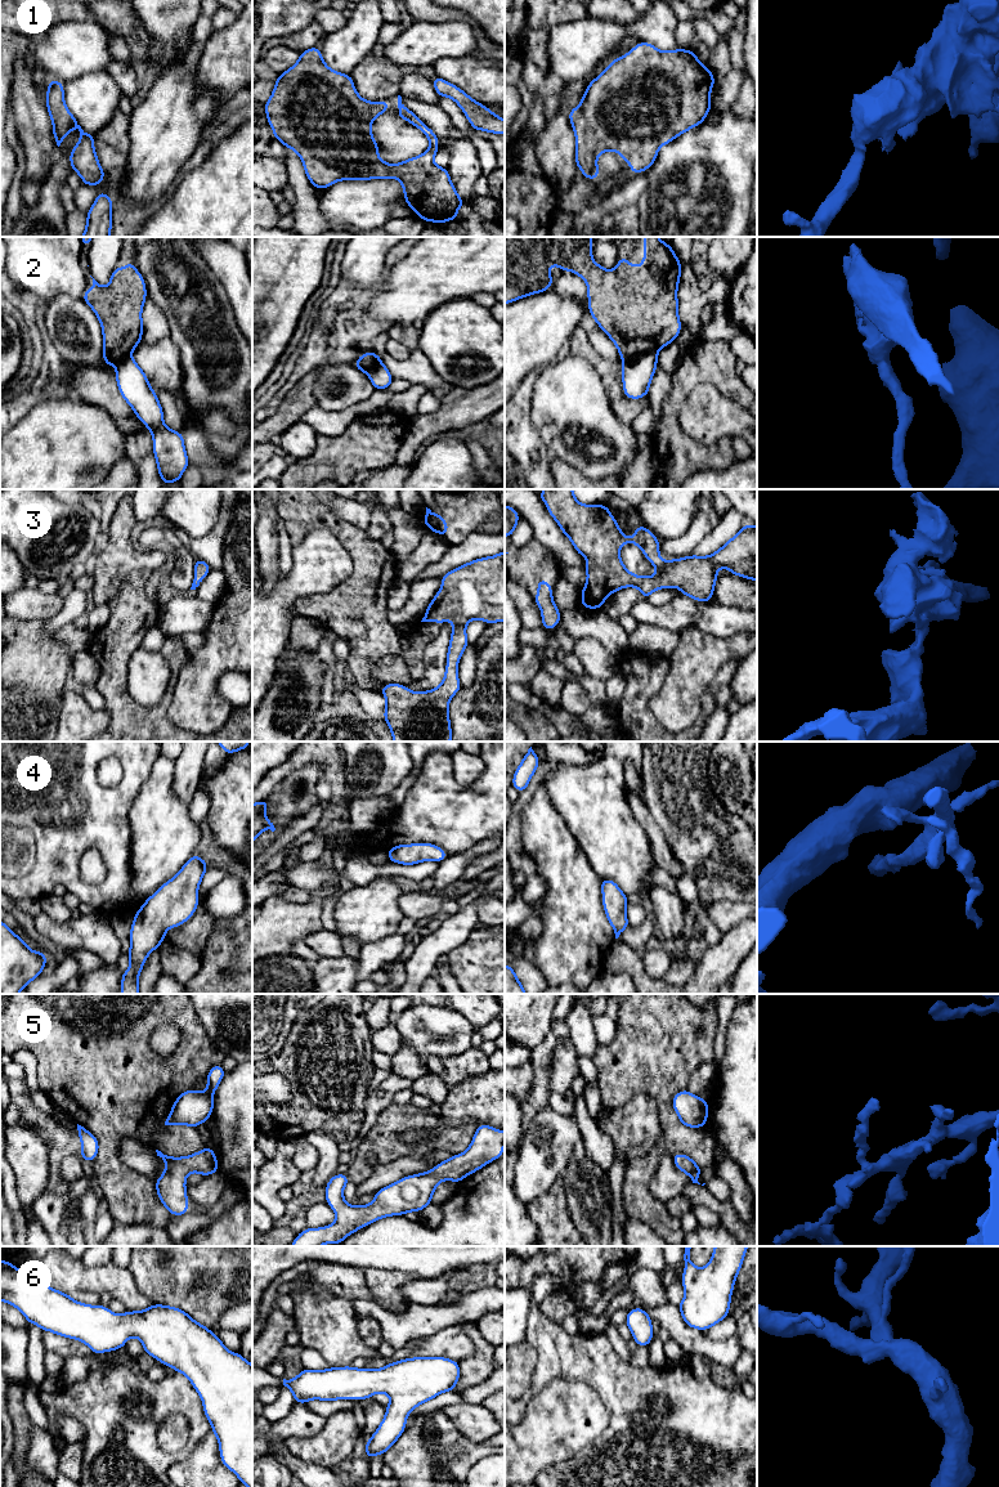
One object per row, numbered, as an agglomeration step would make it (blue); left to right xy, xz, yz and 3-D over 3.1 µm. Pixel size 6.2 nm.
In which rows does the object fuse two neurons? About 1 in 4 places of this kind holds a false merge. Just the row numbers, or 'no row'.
2

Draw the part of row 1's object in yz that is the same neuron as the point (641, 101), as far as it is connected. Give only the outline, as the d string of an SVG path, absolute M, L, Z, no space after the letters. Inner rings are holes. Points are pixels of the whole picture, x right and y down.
M640 41L632 50L626 53L623 57L615 58L595 80L592 80L579 103L578 107L569 111L569 120L575 135L575 164L577 167L583 173L586 179L599 179L599 165L596 158L606 152L615 151L621 154L624 161L631 166L632 174L640 174L646 169L650 169L657 160L658 151L662 145L671 143L675 138L680 136L682 133L689 131L690 129L699 126L707 117L711 107L711 90L716 80L707 66L703 66L694 50L676 49L662 51L658 50L653 44Z

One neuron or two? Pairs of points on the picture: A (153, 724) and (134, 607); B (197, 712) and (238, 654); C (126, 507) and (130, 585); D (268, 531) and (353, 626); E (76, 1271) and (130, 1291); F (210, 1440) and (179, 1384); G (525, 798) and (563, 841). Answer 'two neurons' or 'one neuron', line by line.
A: one neuron
B: one neuron
C: two neurons
D: two neurons
E: one neuron
F: two neurons
G: two neurons

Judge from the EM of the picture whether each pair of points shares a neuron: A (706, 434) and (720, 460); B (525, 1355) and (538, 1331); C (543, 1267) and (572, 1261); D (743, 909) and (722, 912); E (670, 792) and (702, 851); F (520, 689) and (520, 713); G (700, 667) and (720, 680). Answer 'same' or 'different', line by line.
A: different
B: different
C: same
D: same
E: same
F: different
G: different

